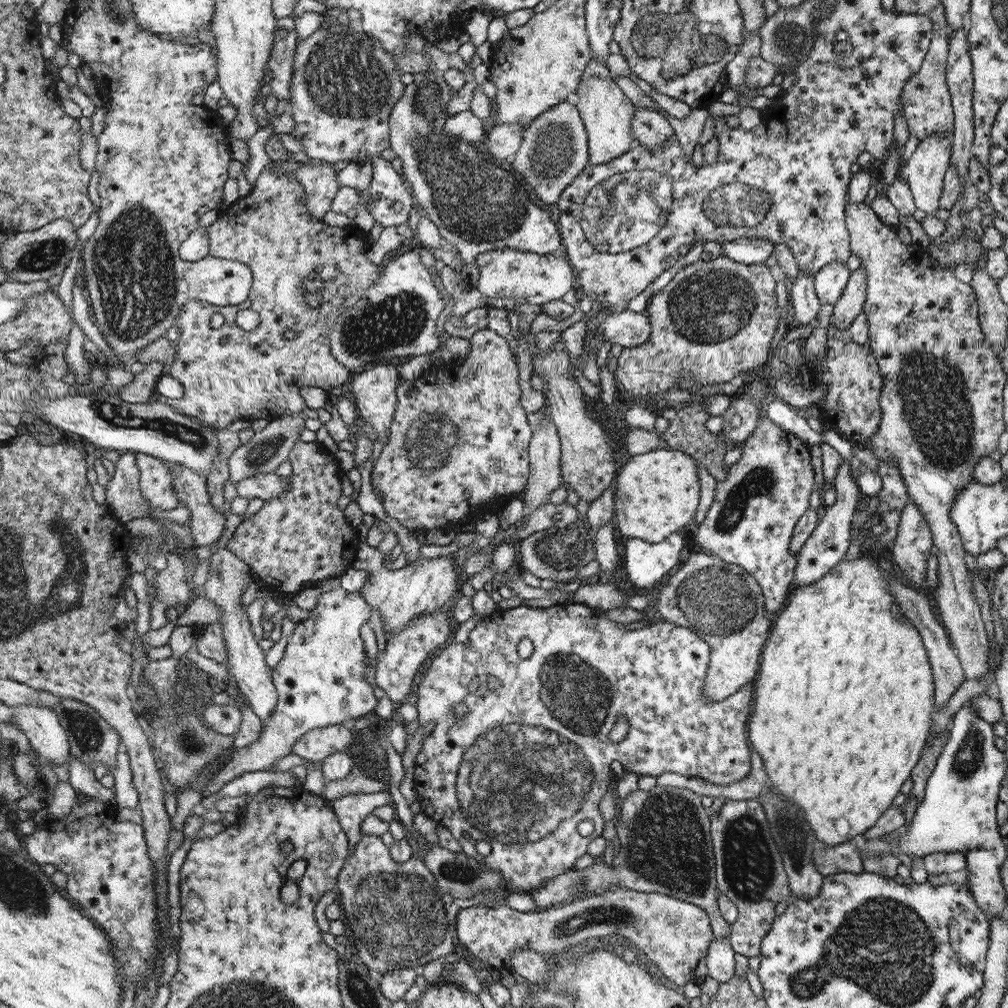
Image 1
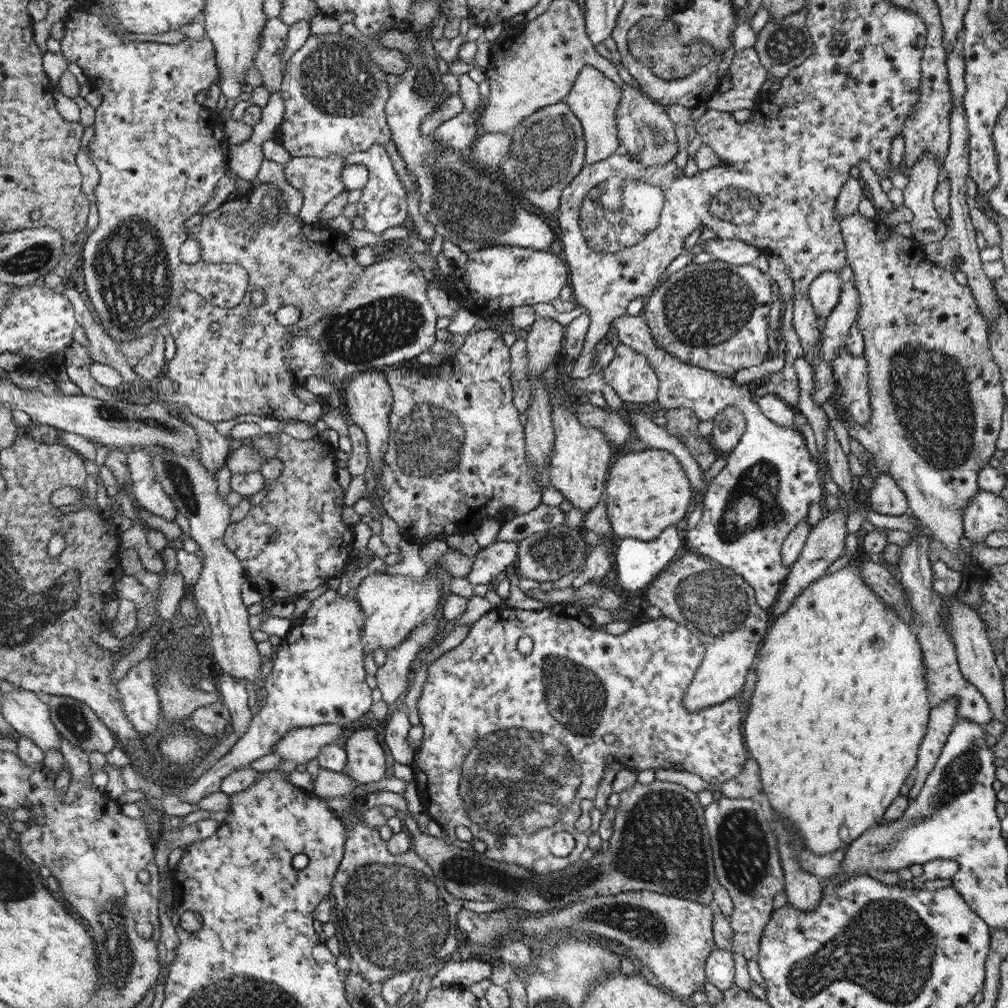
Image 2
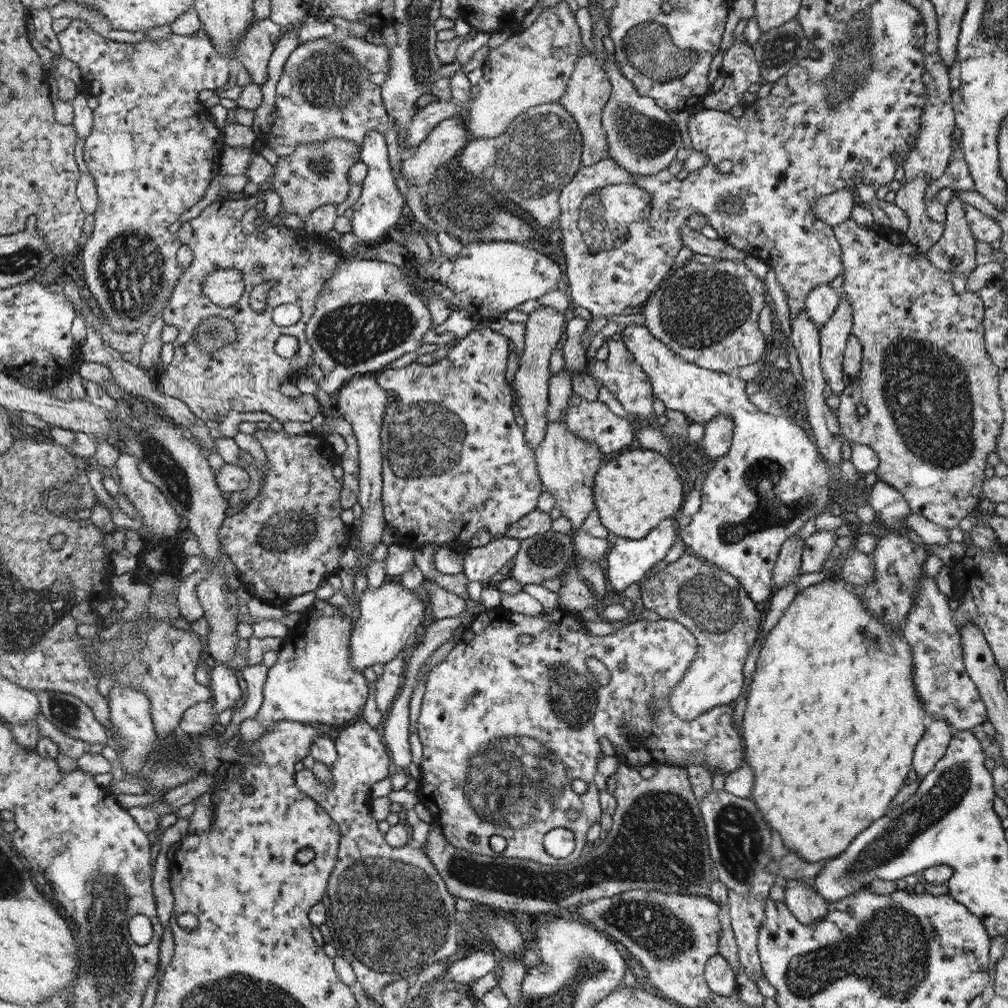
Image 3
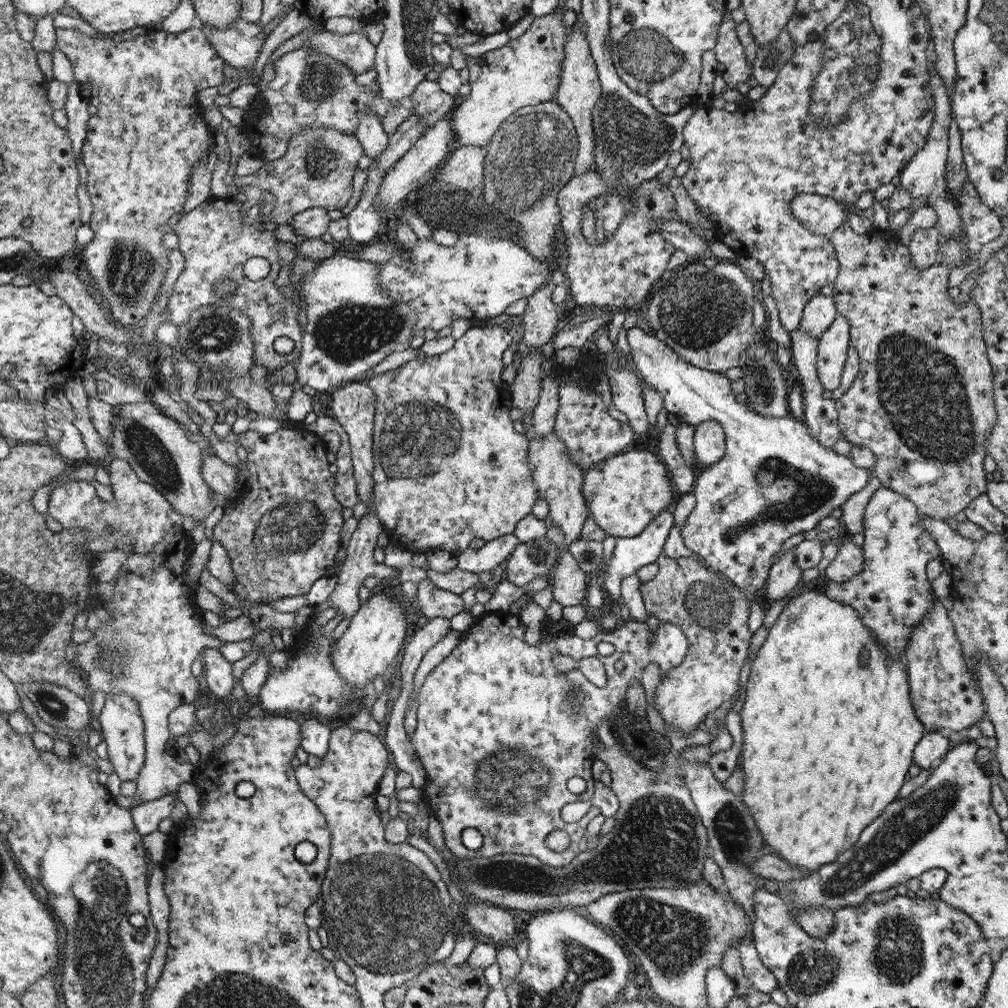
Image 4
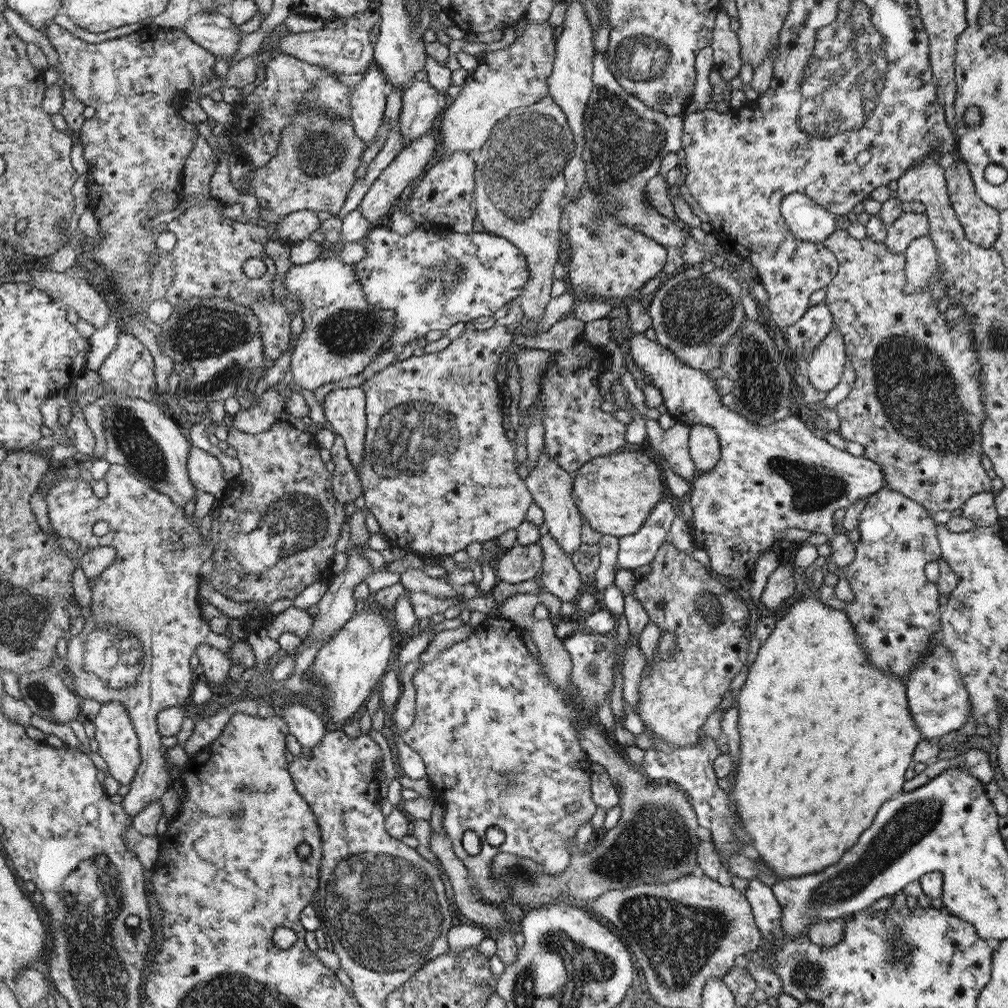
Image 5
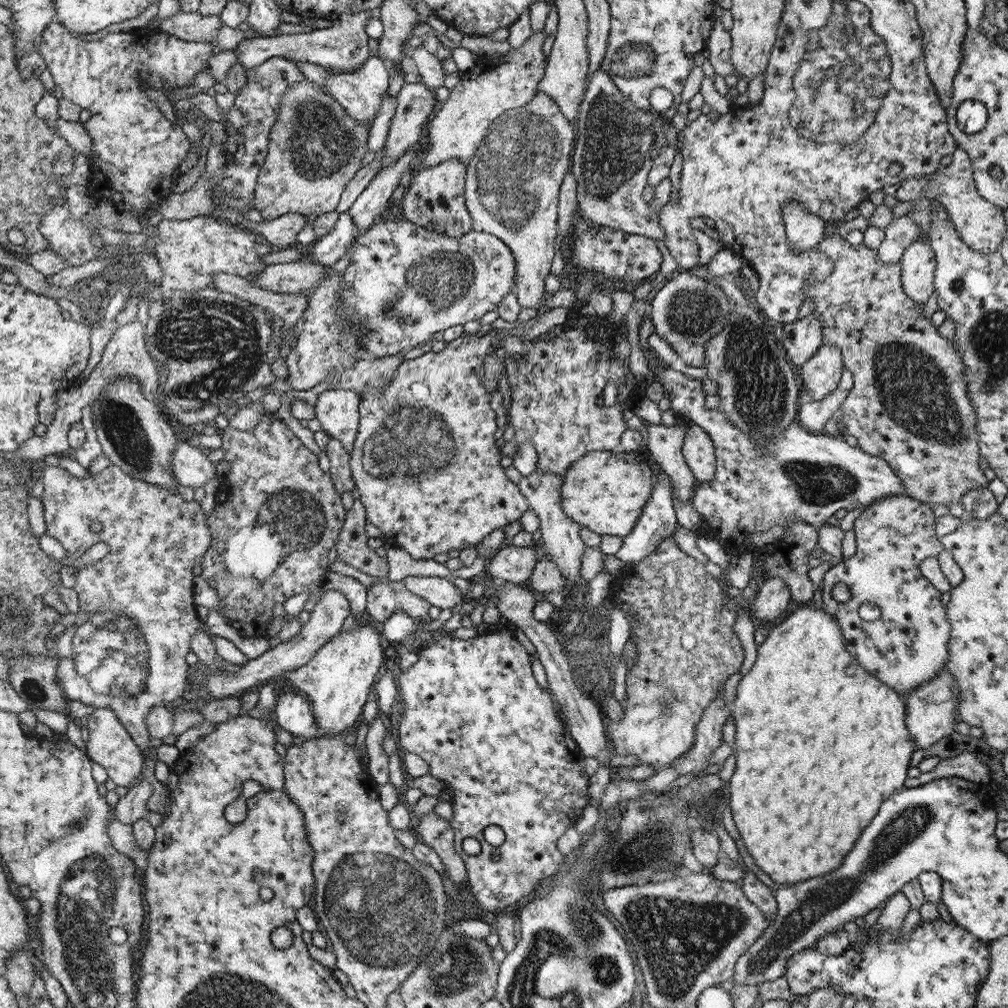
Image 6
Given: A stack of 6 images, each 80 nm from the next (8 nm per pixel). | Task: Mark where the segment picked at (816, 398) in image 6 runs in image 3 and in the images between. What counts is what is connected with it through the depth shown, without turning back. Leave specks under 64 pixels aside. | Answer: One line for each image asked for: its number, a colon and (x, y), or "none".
3: (834, 334)
4: (833, 344)
5: (827, 363)

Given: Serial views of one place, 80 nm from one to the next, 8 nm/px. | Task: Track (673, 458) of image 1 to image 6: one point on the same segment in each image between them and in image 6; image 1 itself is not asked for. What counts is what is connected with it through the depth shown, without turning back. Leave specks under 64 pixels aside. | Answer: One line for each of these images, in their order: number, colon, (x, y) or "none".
2: (647, 491)
3: (634, 492)
4: (624, 493)
5: (616, 493)
6: (605, 491)

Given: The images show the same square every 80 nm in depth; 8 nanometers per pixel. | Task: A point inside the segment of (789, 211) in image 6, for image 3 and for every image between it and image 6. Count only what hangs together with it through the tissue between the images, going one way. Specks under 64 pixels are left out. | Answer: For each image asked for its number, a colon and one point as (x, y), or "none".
3: (835, 208)
4: (823, 215)
5: (810, 221)

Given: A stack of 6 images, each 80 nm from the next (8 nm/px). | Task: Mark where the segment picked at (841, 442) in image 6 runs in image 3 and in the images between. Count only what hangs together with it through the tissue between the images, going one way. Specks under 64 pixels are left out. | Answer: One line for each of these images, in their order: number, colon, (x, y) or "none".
3: (772, 480)
4: (775, 480)
5: (769, 478)

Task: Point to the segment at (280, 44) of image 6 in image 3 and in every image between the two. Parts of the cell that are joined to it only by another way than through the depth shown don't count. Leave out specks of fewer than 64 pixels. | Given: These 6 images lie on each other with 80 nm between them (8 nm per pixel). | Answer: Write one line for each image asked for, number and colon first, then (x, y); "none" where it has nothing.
3: (376, 58)
4: (354, 50)
5: (347, 50)

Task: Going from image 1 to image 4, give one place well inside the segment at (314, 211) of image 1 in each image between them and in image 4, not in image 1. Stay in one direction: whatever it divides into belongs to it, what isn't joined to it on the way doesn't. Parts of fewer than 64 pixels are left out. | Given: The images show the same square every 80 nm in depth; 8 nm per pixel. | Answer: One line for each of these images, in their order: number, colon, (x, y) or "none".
2: (319, 179)
3: (313, 175)
4: (317, 170)

